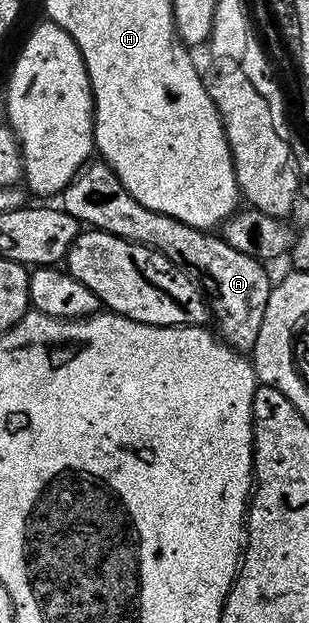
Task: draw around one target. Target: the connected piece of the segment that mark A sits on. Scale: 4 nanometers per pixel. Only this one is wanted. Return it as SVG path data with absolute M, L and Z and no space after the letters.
M81 173L64 188L62 192L62 210L70 213L70 217L80 220L81 224L89 228L105 231L111 235L117 235L128 239L131 243L141 243L147 247L153 247L158 253L162 253L175 267L181 267L187 275L197 280L206 296L206 302L211 318L220 319L220 331L218 335L237 353L251 352L252 346L258 341L258 329L262 329L262 317L266 313L266 301L270 301L270 293L274 286L274 279L268 276L269 269L263 262L245 253L232 249L223 242L219 234L209 233L199 227L191 227L166 213L158 213L154 209L146 209L139 199L125 189L117 175L105 173L105 175L87 175Z

